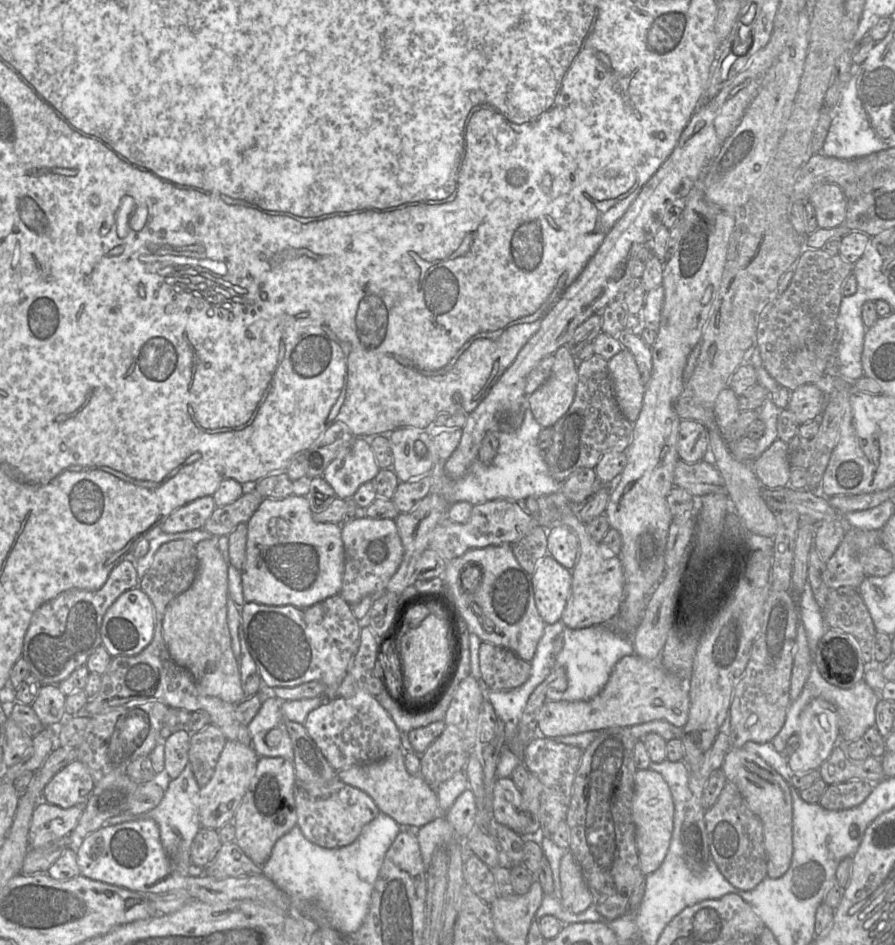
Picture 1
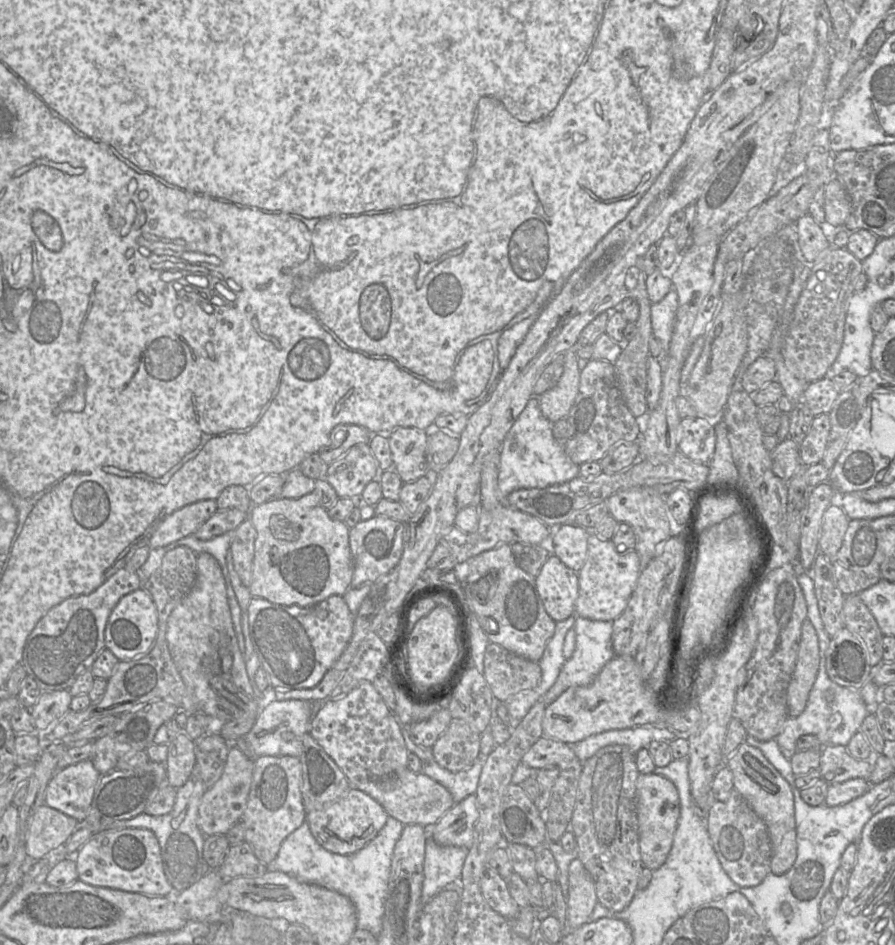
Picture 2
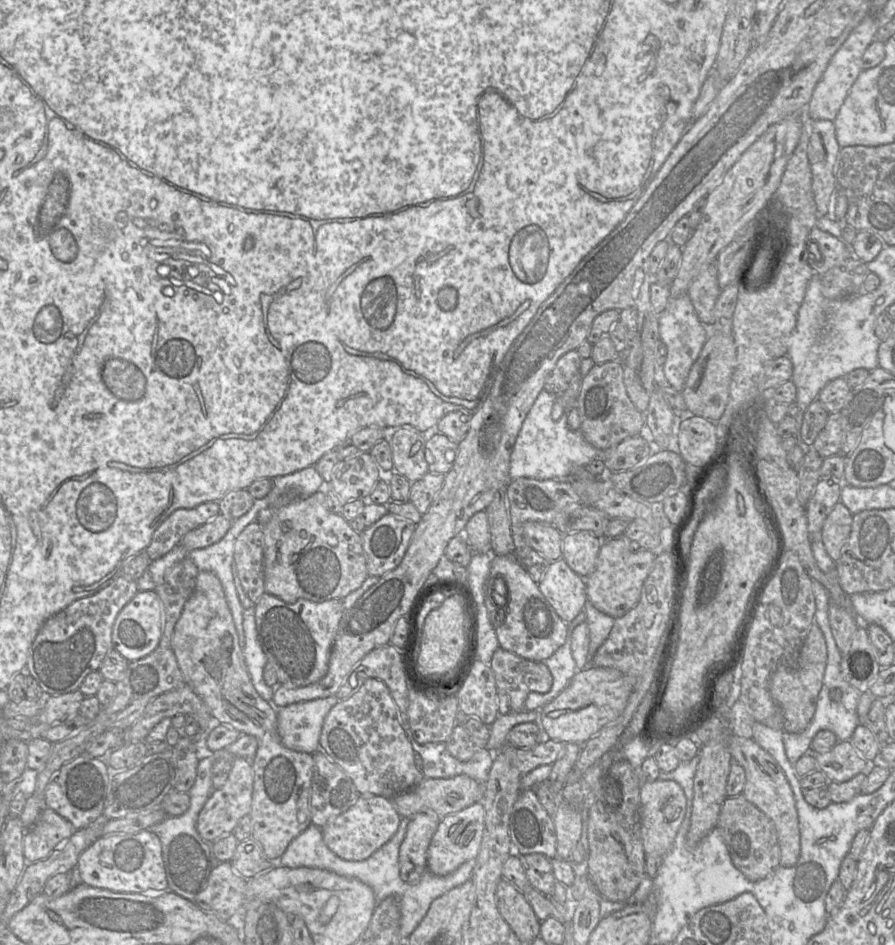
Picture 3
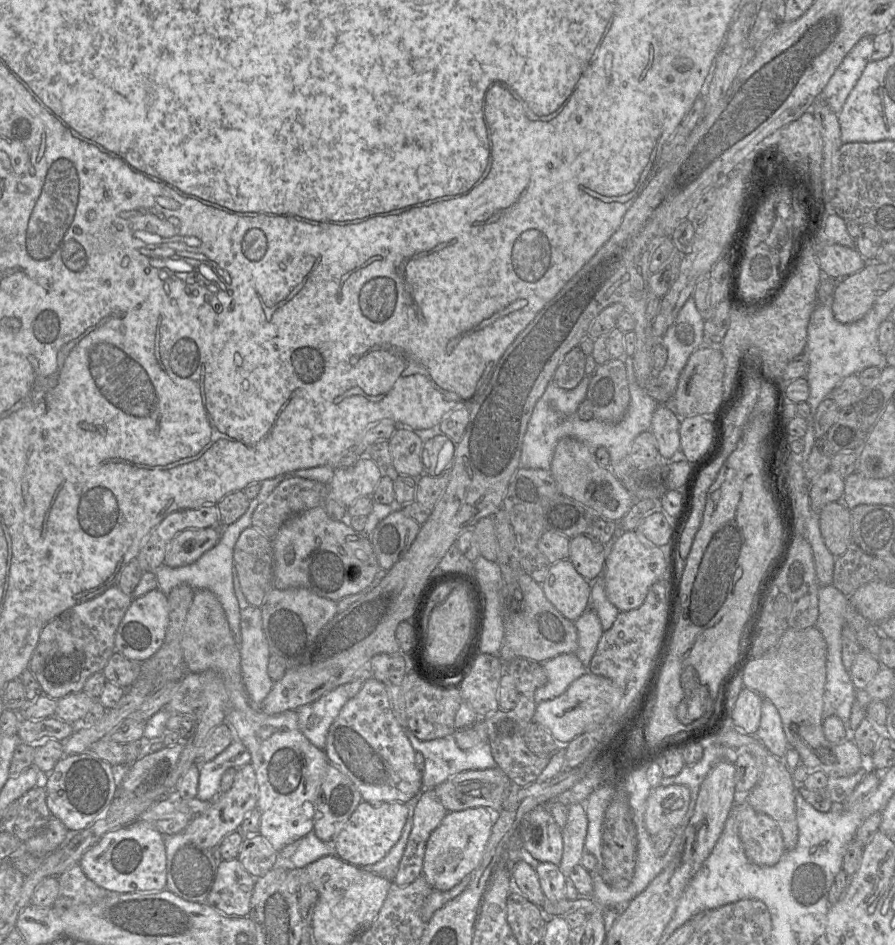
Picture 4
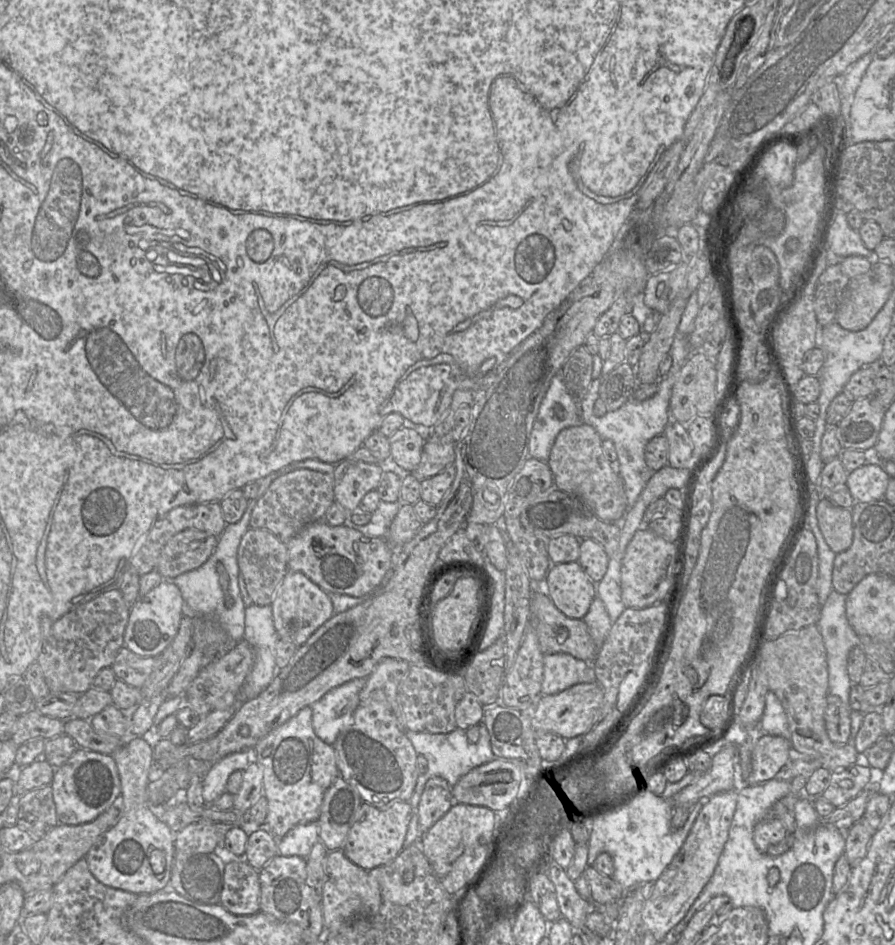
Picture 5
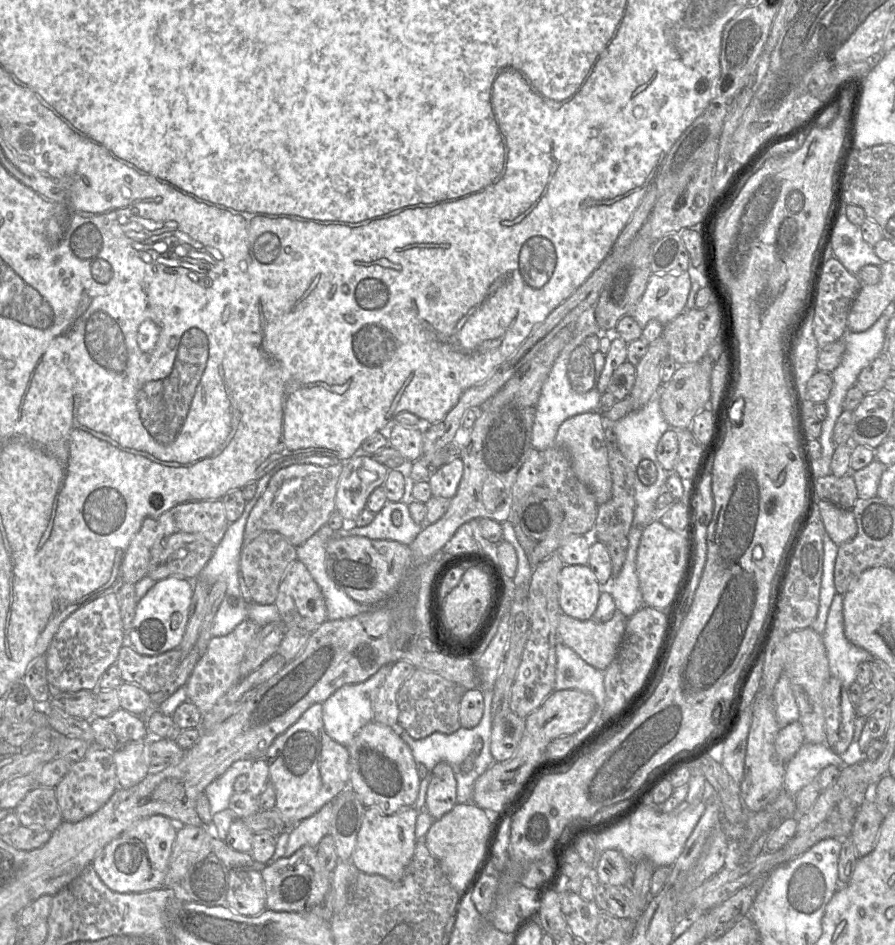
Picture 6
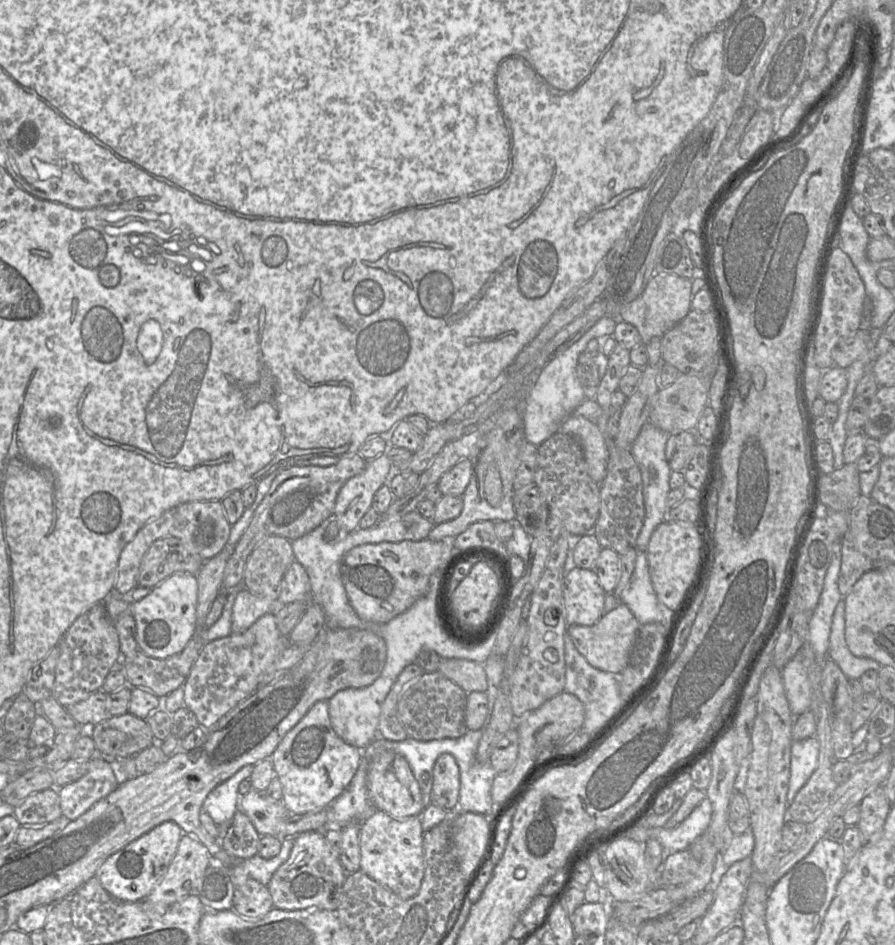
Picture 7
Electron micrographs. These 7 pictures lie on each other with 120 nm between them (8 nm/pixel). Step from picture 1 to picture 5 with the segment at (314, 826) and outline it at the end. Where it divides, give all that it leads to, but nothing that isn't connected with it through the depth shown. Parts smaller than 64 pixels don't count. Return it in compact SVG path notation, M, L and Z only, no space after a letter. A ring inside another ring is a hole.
M394 801L387 808L376 808L362 802L356 820L351 826L342 851L354 864L366 871L391 862L402 850L405 836L412 818L409 802Z

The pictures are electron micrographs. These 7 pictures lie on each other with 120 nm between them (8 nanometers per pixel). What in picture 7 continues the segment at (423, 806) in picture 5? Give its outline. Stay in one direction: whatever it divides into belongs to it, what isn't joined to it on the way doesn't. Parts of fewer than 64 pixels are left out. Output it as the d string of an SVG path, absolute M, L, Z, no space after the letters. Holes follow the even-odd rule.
M448 753L441 754L435 761L432 771L430 804L446 812L458 812L460 772L454 757Z

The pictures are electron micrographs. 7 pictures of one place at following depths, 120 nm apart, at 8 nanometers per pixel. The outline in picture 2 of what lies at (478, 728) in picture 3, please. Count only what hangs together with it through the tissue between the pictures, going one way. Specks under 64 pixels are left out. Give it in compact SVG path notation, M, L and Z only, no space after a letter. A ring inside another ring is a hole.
M453 719L432 746L435 761L443 768L458 772L468 768L480 755L481 734L462 719Z

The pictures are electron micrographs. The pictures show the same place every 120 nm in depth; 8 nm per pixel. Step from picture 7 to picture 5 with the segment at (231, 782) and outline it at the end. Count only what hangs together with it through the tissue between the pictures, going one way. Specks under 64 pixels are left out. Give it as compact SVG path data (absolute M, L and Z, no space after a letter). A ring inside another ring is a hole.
M250 751L229 754L217 761L205 774L203 782L203 798L205 803L212 803L224 792L230 775L237 771L245 771L251 763Z

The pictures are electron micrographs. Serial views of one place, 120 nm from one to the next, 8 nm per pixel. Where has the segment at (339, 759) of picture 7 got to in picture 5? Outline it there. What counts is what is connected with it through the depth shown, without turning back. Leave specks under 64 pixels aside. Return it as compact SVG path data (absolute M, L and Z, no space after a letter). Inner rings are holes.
M311 706L268 733L250 753L263 771L263 795L268 801L265 827L277 839L296 825L319 819L325 792L340 774L333 746L323 742L313 730Z

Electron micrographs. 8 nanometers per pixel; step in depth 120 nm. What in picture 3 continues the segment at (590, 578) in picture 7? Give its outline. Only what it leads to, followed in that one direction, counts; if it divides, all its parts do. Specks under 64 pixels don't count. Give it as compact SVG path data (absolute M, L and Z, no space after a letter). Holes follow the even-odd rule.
M564 558L550 562L538 587L567 624L584 609L587 601L586 581L568 566Z

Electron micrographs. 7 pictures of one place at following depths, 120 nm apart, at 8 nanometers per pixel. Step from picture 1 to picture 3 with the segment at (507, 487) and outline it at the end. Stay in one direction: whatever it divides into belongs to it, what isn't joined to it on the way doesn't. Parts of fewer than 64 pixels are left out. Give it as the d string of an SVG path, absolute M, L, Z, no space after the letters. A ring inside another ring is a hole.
M543 389L527 414L510 456L511 480L522 477L537 480L566 479L573 467L586 467L595 459L606 461L606 451L587 442L580 430L569 429L567 416L570 410L565 410L559 420L552 419L556 398L557 395Z

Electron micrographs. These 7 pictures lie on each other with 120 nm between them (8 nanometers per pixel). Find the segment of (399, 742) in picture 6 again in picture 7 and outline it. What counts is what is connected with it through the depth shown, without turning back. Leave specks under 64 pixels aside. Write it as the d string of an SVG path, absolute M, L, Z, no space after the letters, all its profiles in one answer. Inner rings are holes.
M383 750L370 759L367 789L373 806L393 818L420 816L424 810L422 791L406 759L391 751Z

